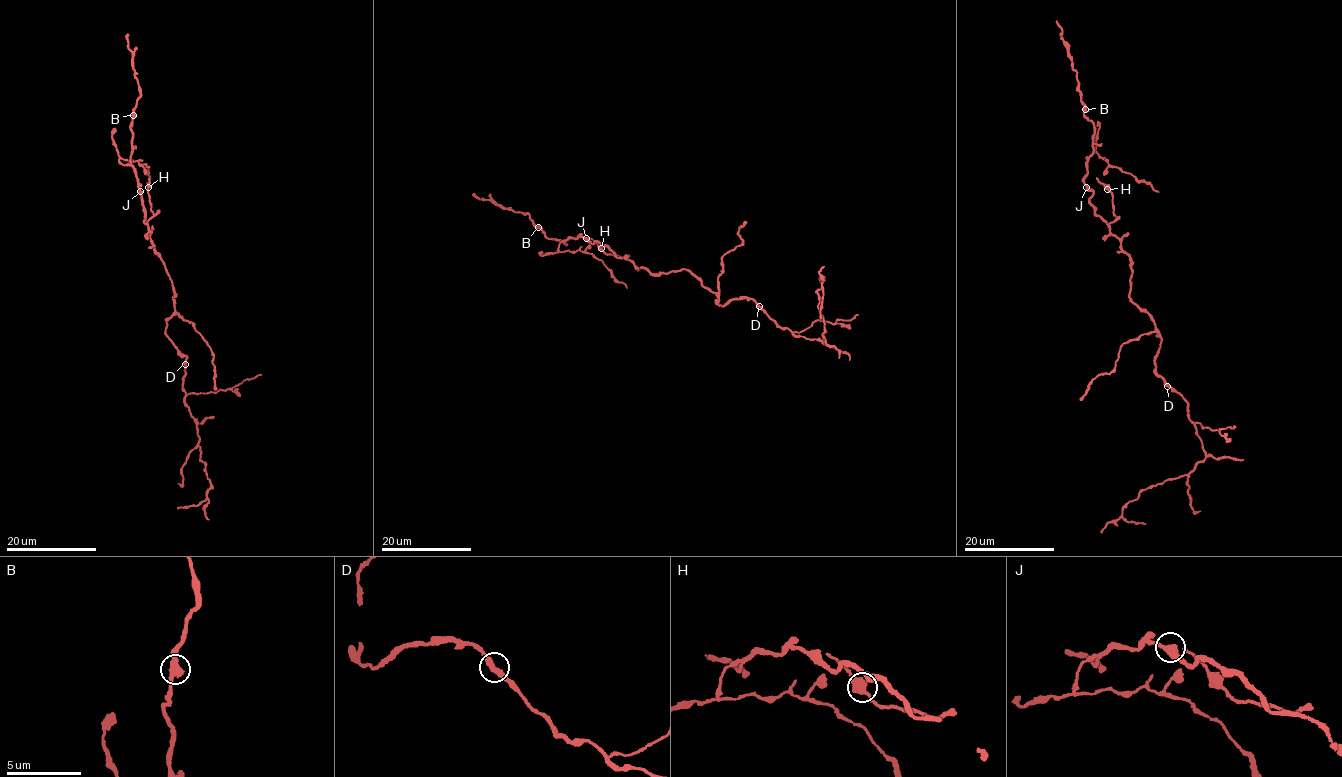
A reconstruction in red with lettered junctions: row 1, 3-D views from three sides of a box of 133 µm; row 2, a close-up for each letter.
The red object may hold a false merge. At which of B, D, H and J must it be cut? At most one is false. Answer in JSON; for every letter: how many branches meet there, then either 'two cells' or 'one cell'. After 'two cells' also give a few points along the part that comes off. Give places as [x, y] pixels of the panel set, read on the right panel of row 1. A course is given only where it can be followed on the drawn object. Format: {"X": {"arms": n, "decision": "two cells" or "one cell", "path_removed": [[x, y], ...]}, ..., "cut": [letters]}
{"B": {"arms": 2, "decision": "one cell"}, "D": {"arms": 2, "decision": "one cell"}, "H": {"arms": 2, "decision": "one cell"}, "J": {"arms": 2, "decision": "one cell"}, "cut": []}

